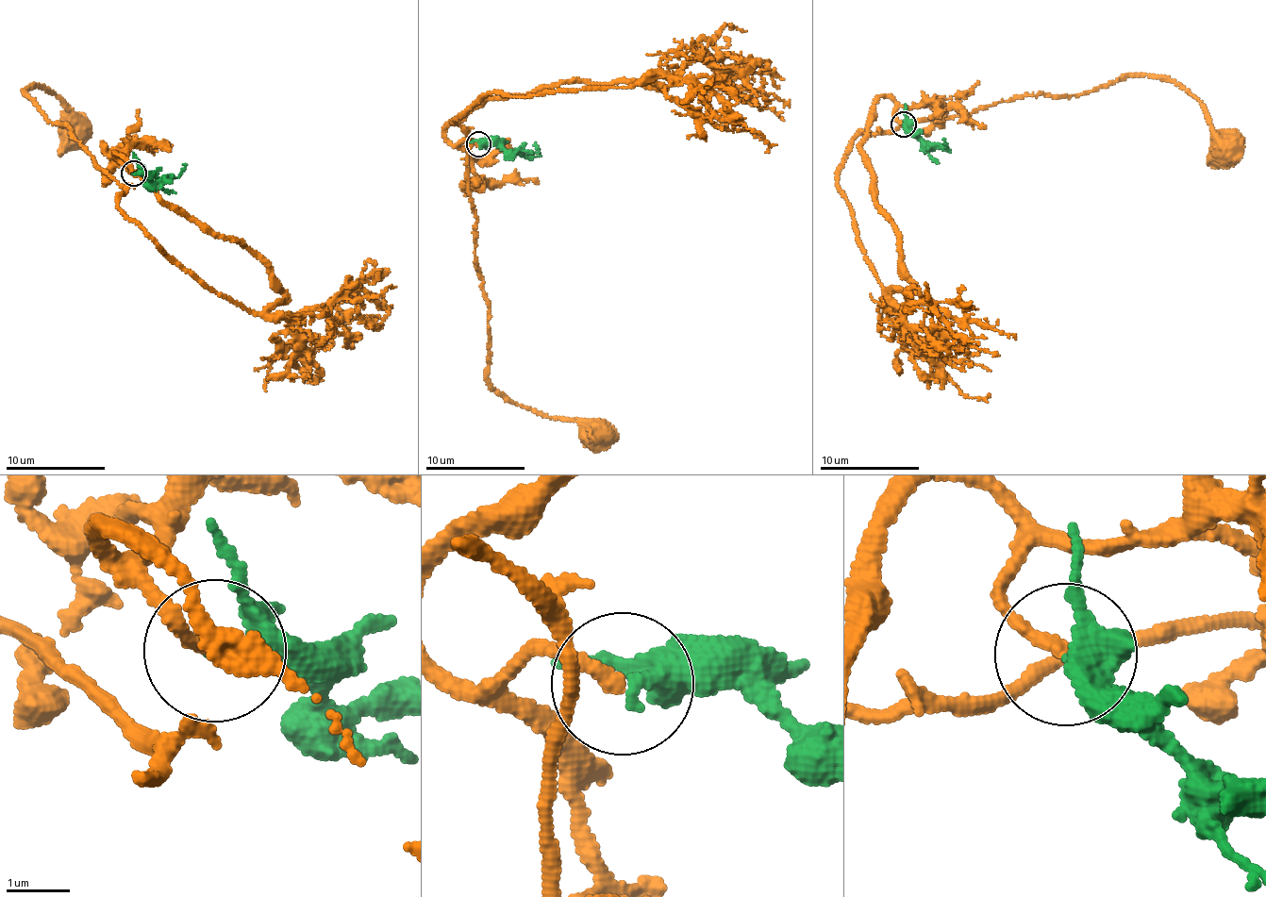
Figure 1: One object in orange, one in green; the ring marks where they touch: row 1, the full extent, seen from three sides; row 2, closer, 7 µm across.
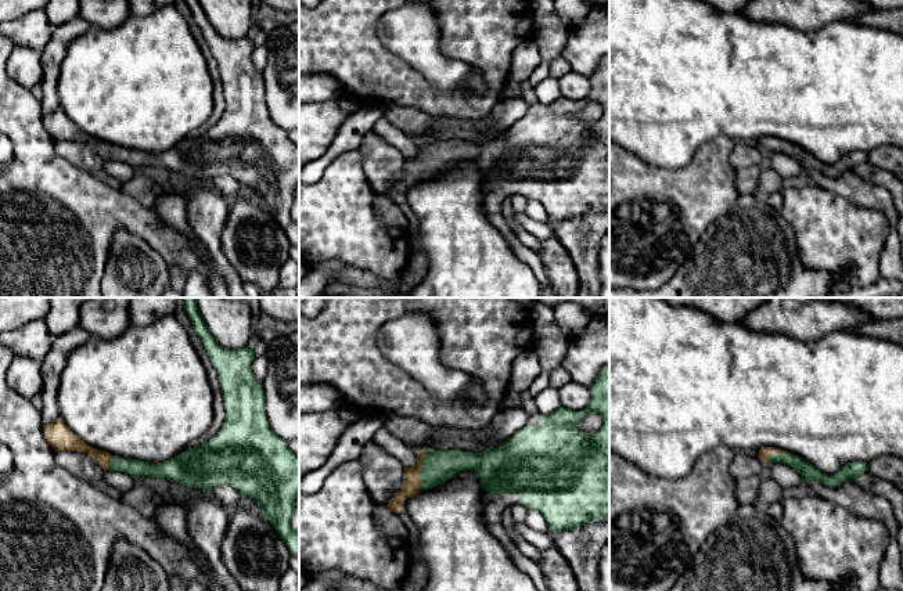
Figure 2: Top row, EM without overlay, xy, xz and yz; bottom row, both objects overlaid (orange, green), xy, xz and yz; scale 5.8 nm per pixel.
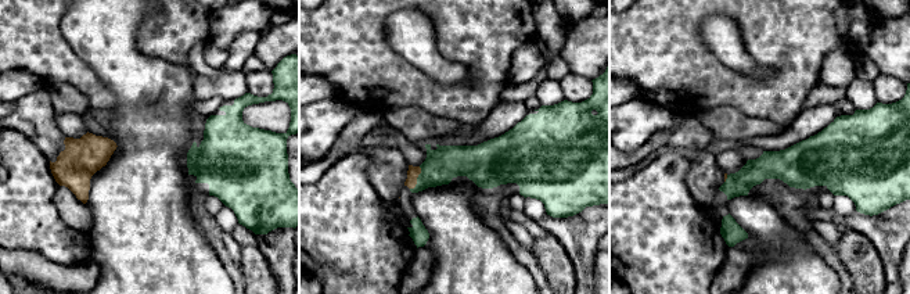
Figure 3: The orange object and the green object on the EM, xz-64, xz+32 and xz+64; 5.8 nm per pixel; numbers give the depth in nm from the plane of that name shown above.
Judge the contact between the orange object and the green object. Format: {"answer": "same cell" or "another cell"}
{"answer": "same cell"}

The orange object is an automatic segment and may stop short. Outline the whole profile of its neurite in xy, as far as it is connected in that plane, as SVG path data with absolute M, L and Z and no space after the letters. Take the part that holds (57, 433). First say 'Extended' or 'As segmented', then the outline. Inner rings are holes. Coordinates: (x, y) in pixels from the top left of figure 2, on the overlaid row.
Extended. M183 298L183 303L193 331L219 375L223 393L226 418L211 440L168 461L150 464L87 446L61 418L43 425L44 439L55 451L86 453L104 471L119 471L136 480L141 476L166 478L204 491L229 484L252 498L291 555L299 555L299 530L291 526L299 495L299 455L270 429L263 383L252 372L252 343L242 349L224 349L201 317L197 298Z

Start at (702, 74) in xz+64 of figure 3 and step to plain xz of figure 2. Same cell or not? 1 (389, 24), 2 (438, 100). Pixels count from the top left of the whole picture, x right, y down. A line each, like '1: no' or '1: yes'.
1: no
2: yes

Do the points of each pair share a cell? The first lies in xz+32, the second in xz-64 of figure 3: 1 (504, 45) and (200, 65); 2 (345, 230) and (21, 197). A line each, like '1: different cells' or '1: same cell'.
1: different cells
2: same cell

